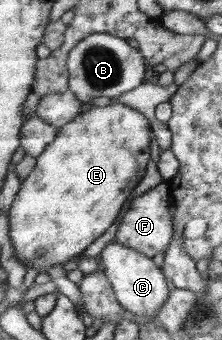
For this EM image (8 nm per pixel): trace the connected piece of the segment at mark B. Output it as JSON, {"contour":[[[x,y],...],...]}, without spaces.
{"contour":[[[107,33],[91,34],[68,57],[68,89],[84,104],[95,97],[119,97],[143,83],[146,62],[142,53],[126,40]]]}

